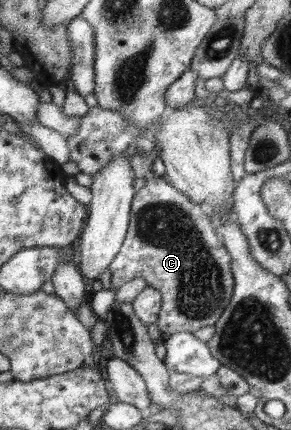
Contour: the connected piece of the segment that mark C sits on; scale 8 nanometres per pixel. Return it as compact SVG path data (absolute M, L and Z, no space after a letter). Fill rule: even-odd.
M150 167L143 179L143 187L136 192L131 205L131 219L120 252L109 265L112 273L111 289L142 277L147 286L161 294L161 311L157 324L167 336L178 332L194 332L203 326L212 326L231 301L233 293L232 258L222 247L216 235L215 225L204 207L190 201L169 184L167 178L159 177Z

